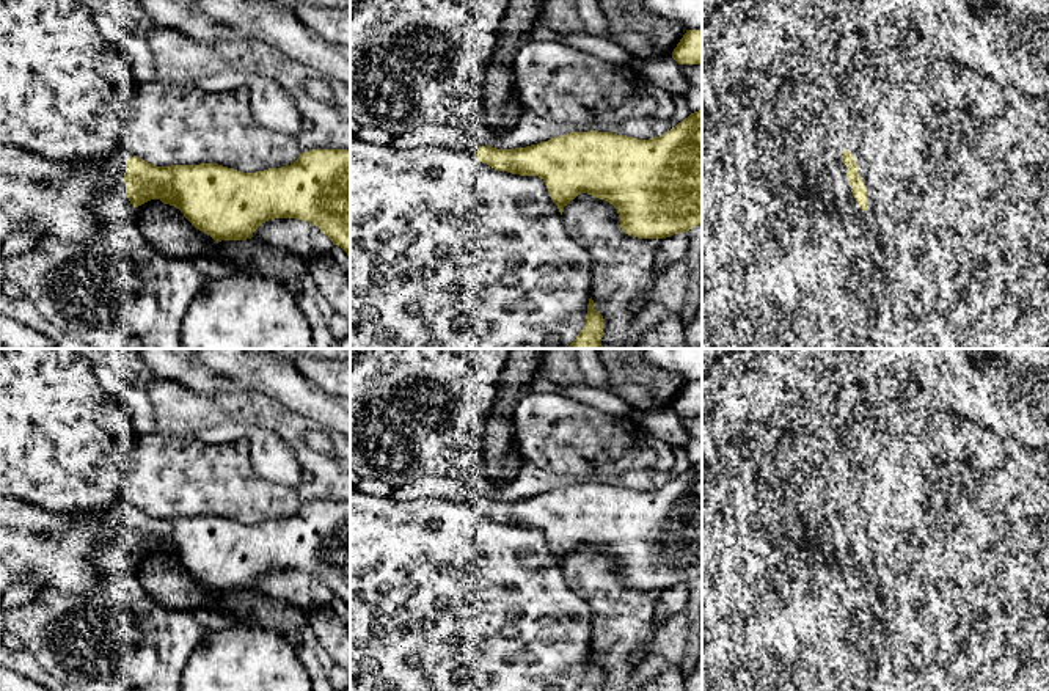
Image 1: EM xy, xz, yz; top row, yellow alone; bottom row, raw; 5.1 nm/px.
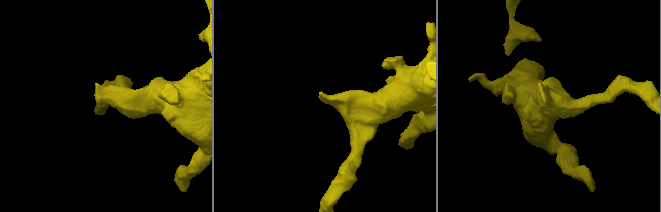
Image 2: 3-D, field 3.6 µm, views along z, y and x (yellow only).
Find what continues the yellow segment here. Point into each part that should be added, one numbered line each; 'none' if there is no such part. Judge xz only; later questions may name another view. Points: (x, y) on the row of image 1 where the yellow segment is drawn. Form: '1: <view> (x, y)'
1: xz (449, 138)

